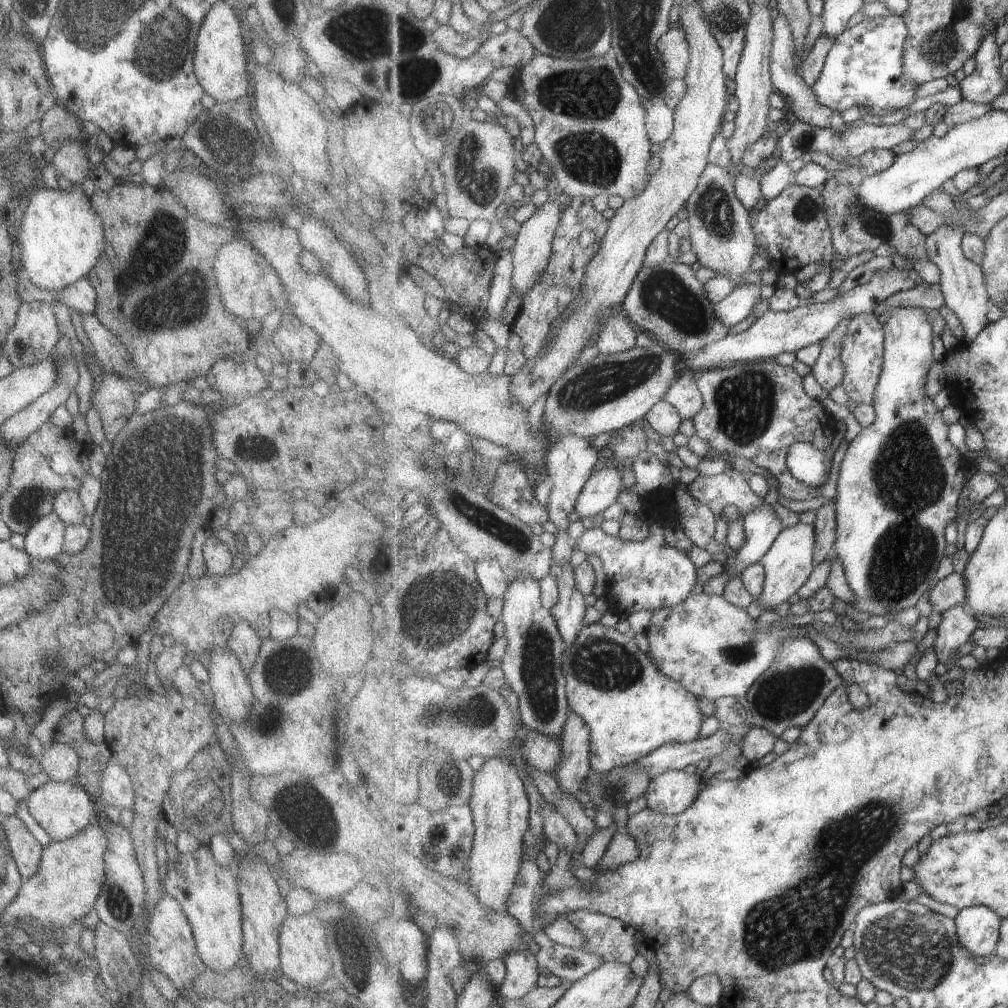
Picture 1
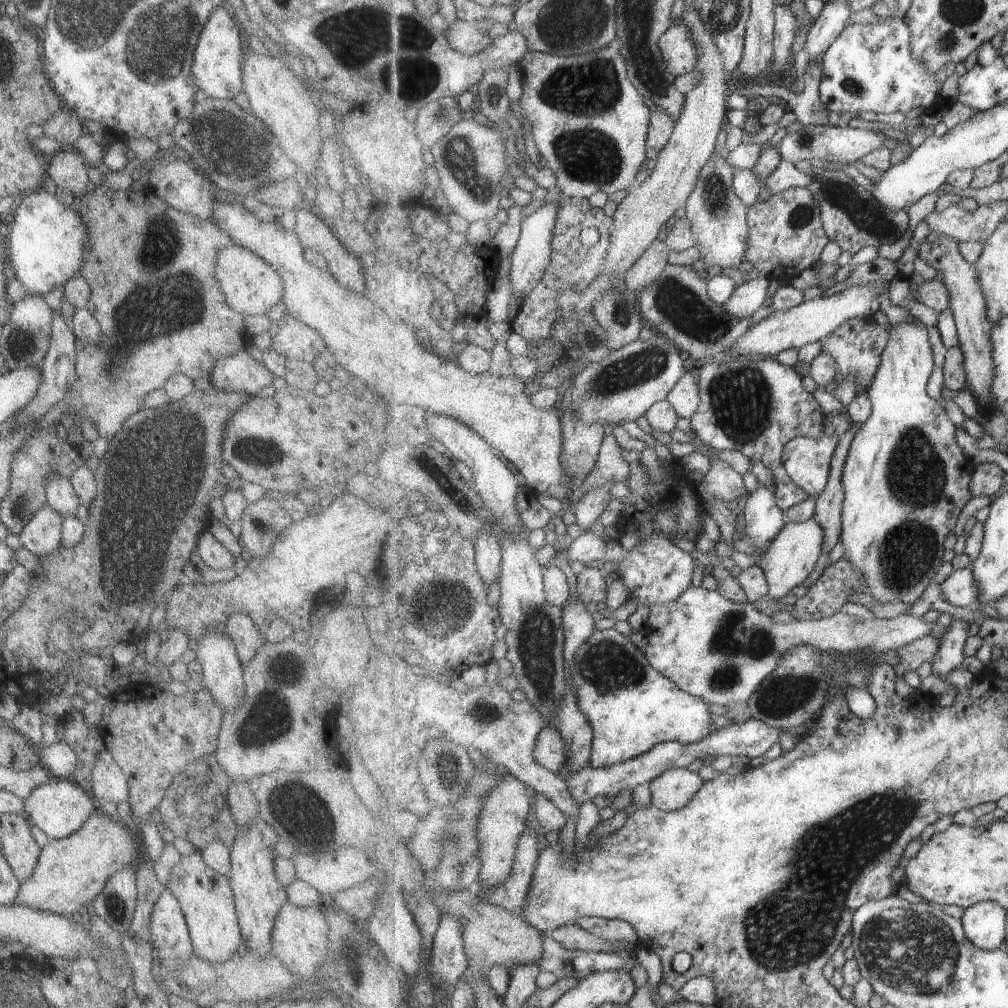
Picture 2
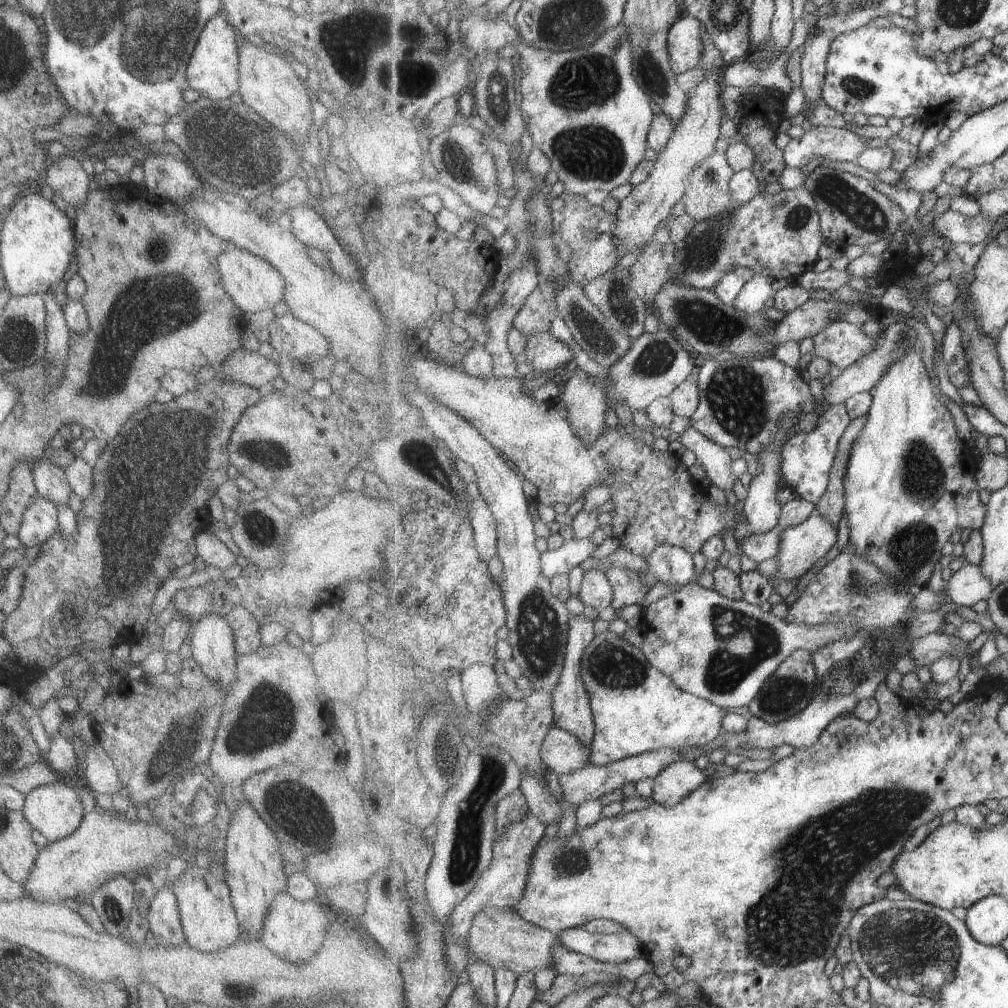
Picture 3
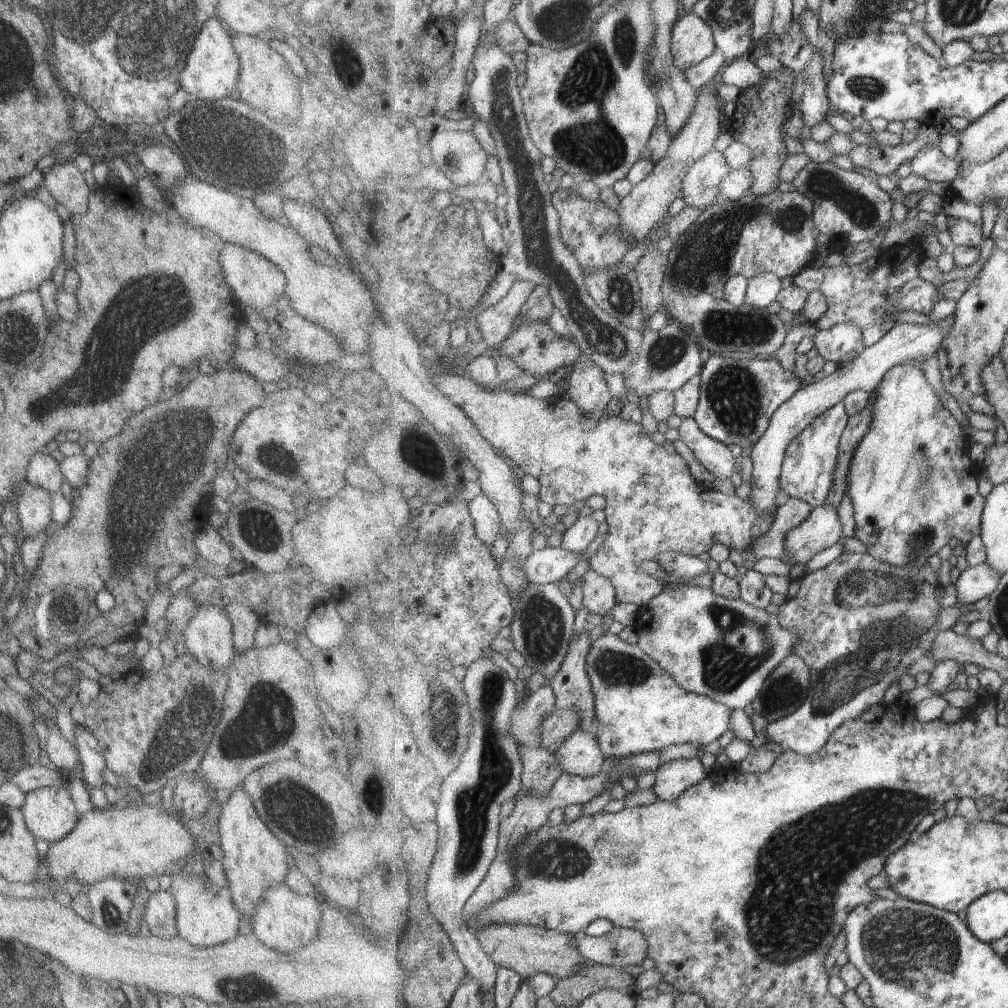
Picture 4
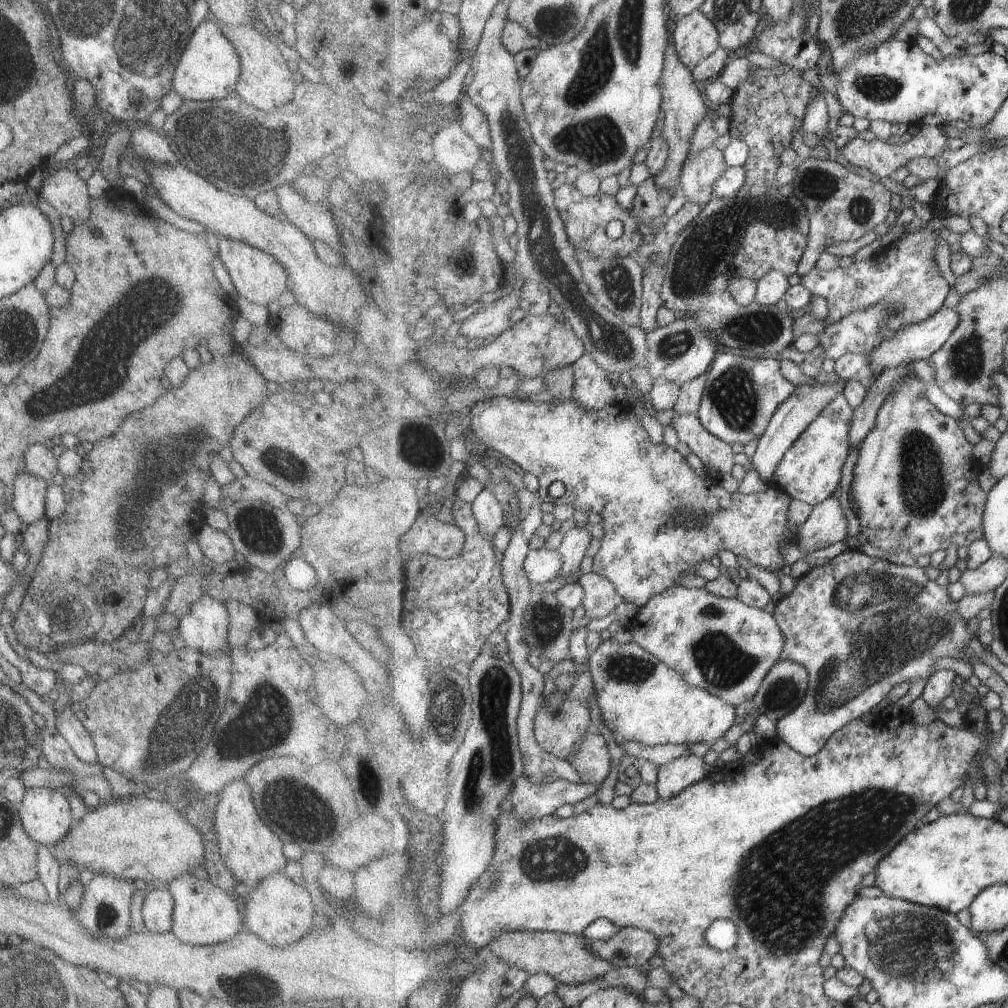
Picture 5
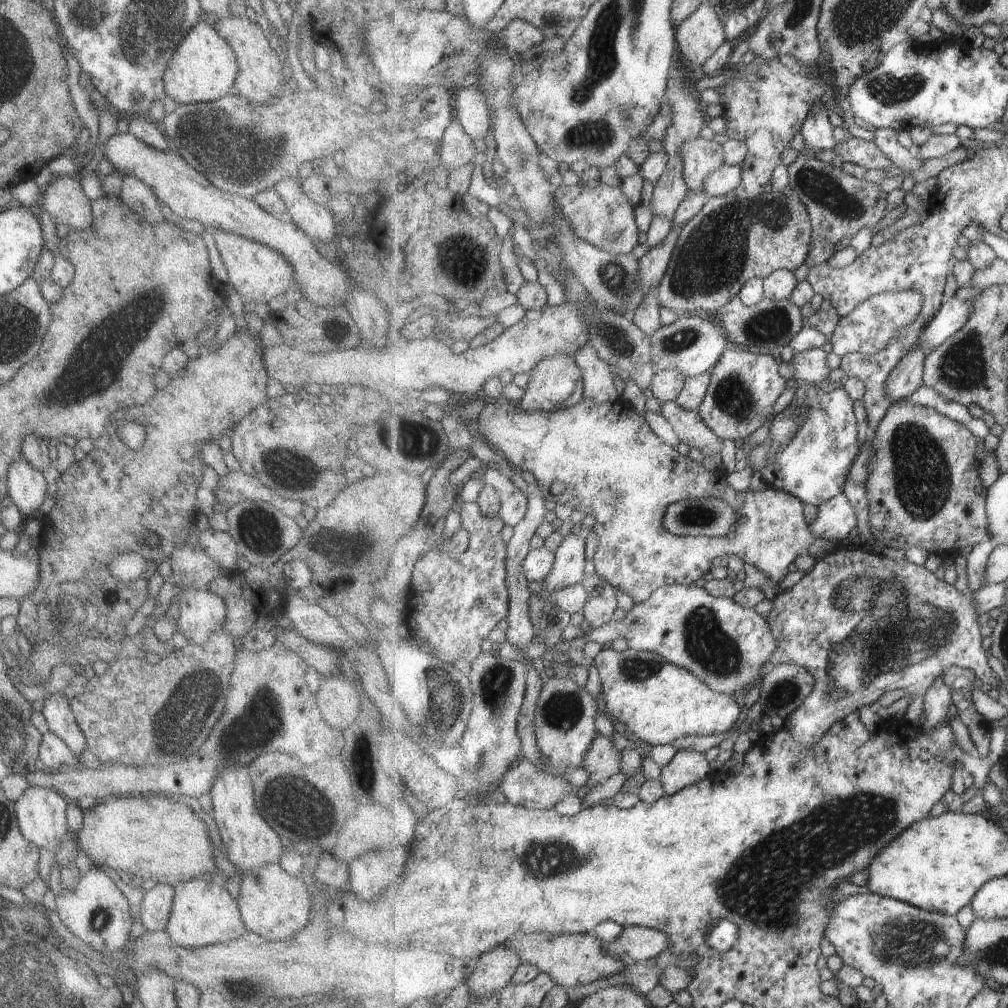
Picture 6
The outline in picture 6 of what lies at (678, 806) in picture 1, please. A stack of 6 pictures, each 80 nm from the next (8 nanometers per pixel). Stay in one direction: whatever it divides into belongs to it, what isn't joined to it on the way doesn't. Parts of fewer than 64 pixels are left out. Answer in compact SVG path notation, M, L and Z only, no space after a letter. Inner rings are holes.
M682 750L671 759L668 765L662 767L662 773L660 776L660 781L662 782L664 791L667 795L671 796L678 793L680 790L707 778L713 770L711 769L711 764L707 762L704 754L699 754L693 750Z

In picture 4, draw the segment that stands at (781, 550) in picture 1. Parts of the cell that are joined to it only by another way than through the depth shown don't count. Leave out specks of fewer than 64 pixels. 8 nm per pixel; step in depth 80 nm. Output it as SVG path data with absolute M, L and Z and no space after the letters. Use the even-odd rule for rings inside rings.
M823 505L813 509L811 516L803 524L787 533L784 545L790 563L807 564L819 552L840 543L843 526L839 522L837 509Z

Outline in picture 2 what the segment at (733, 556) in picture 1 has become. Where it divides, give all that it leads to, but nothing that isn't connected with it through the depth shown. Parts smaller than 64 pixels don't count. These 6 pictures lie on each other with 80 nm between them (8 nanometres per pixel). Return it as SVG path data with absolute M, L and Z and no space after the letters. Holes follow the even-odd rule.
M761 485L757 492L750 493L744 510L744 534L756 547L768 551L775 537L785 528L787 523L786 511L777 504L776 495L773 496L773 492L769 488Z

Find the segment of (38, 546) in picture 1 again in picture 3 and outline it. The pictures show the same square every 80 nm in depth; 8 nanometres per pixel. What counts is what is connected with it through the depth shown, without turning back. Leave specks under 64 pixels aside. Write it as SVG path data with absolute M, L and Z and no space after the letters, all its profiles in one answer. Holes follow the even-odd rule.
M36 496L23 511L16 536L25 547L41 546L58 530L55 504Z

